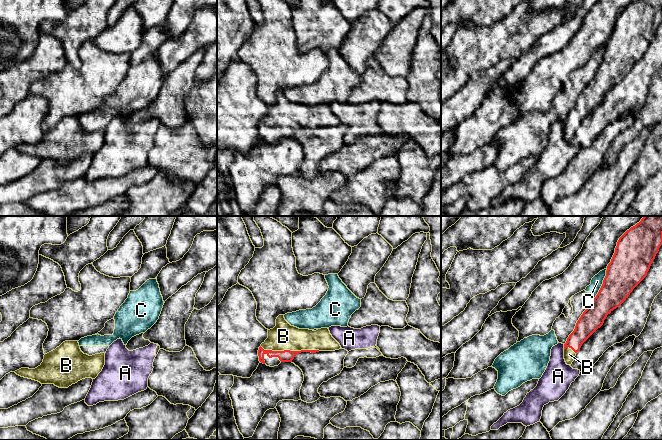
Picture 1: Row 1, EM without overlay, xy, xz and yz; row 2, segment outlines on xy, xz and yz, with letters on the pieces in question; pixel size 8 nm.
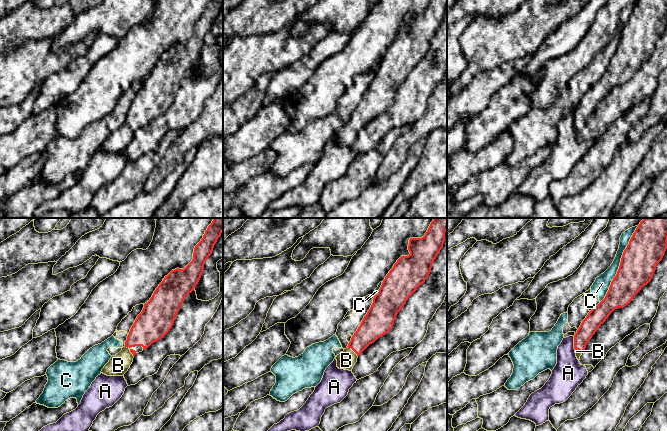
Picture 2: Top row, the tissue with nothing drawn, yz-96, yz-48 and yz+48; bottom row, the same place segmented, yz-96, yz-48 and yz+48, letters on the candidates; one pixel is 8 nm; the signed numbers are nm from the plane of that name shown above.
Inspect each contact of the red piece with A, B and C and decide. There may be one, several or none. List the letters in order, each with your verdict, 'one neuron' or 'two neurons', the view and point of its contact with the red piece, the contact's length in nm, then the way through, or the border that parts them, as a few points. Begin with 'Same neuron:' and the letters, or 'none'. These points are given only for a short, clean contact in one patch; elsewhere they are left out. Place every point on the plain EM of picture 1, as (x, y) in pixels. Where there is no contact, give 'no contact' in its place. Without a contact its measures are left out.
Same neuron: B
A: two neurons; contact yz (564, 123); length 50 nm; border yz (563, 120), (564, 125)
B: one neuron; contact xz (289, 126); length 480 nm
C: two neurons; contact yz (603, 59); length 280 nm

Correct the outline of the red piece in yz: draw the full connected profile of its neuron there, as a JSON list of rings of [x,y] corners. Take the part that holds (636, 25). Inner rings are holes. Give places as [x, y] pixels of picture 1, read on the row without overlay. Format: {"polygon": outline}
{"polygon": [[[636,0],[619,14],[598,70],[583,88],[576,99],[574,107],[564,120],[564,135],[567,141],[572,140],[582,120],[603,101],[607,91],[619,83],[633,65],[646,53],[661,21],[662,0]]]}

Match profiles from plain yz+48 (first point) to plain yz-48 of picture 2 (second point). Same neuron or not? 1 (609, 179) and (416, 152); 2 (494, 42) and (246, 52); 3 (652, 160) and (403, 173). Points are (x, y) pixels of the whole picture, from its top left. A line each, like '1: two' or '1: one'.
1: one
2: one
3: two

